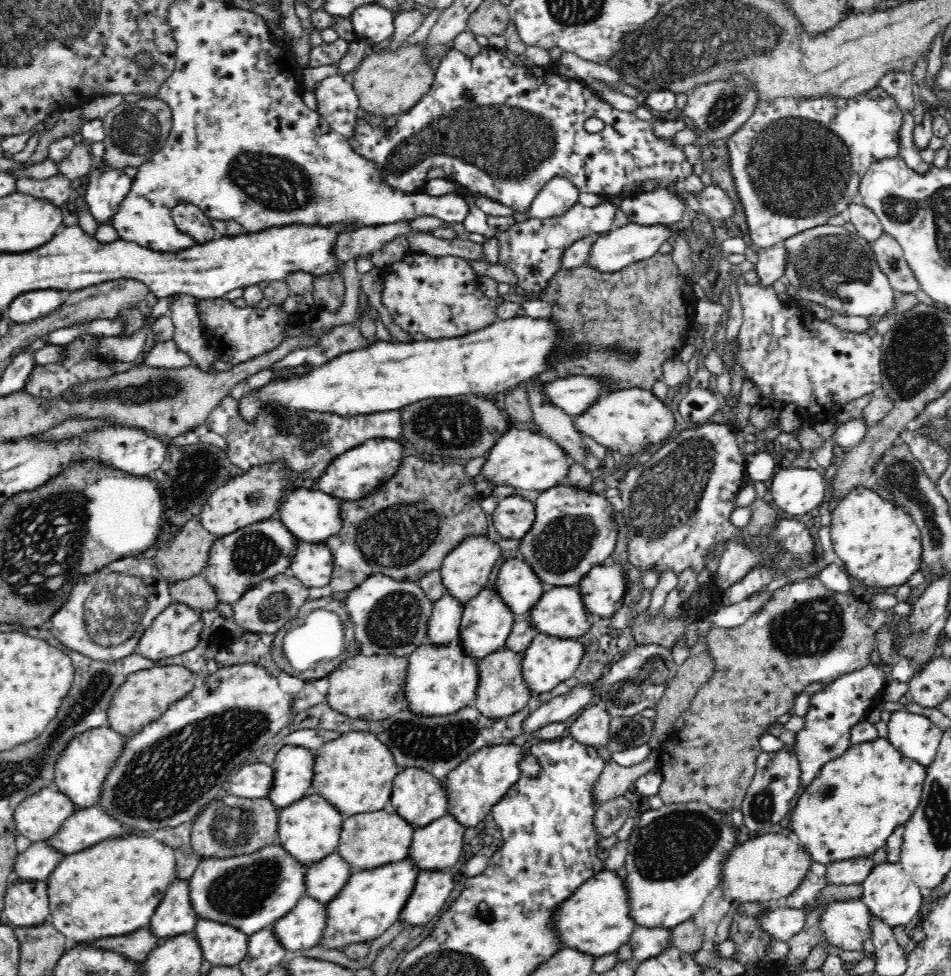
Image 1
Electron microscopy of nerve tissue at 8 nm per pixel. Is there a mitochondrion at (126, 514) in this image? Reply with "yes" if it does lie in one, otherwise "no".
no

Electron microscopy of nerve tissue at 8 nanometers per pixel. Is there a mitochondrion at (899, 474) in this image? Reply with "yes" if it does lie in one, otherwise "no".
yes

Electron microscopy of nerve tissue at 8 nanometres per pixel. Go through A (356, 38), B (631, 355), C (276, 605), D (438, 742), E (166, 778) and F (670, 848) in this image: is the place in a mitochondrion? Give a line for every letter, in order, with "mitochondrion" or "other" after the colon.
A: other
B: mitochondrion
C: mitochondrion
D: mitochondrion
E: mitochondrion
F: mitochondrion

